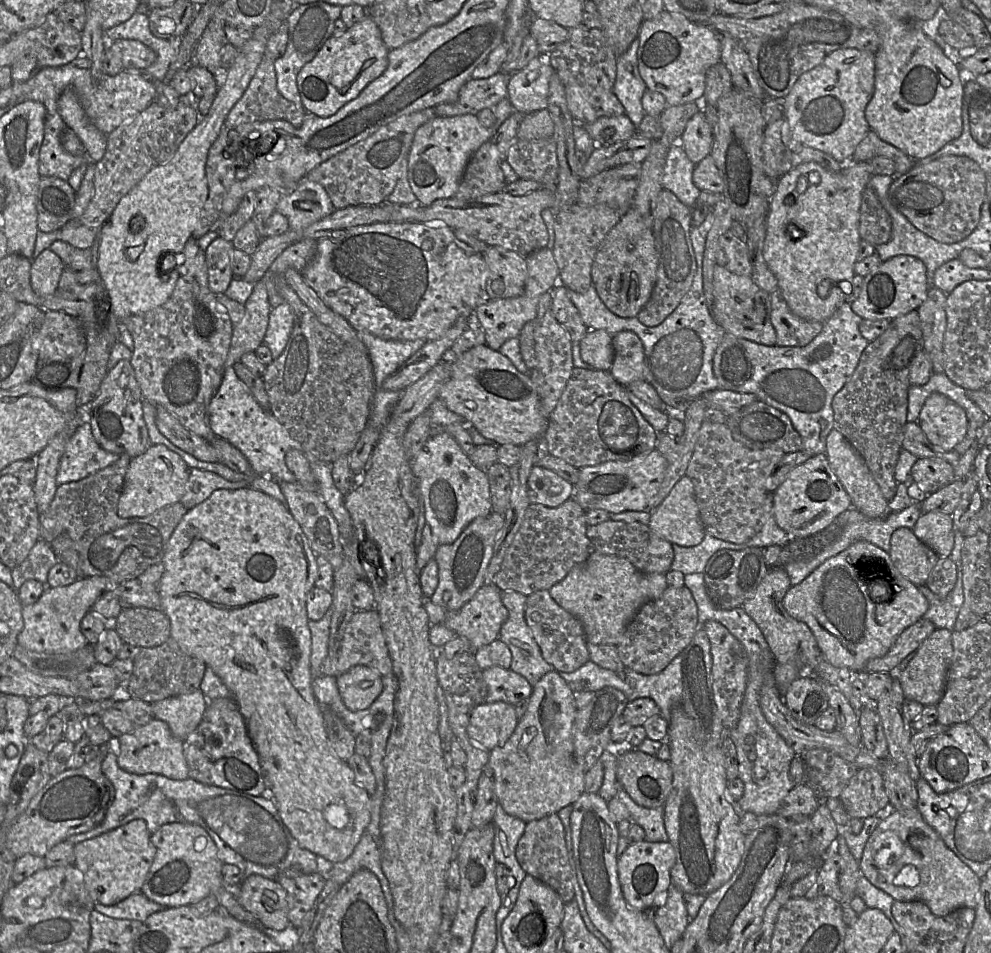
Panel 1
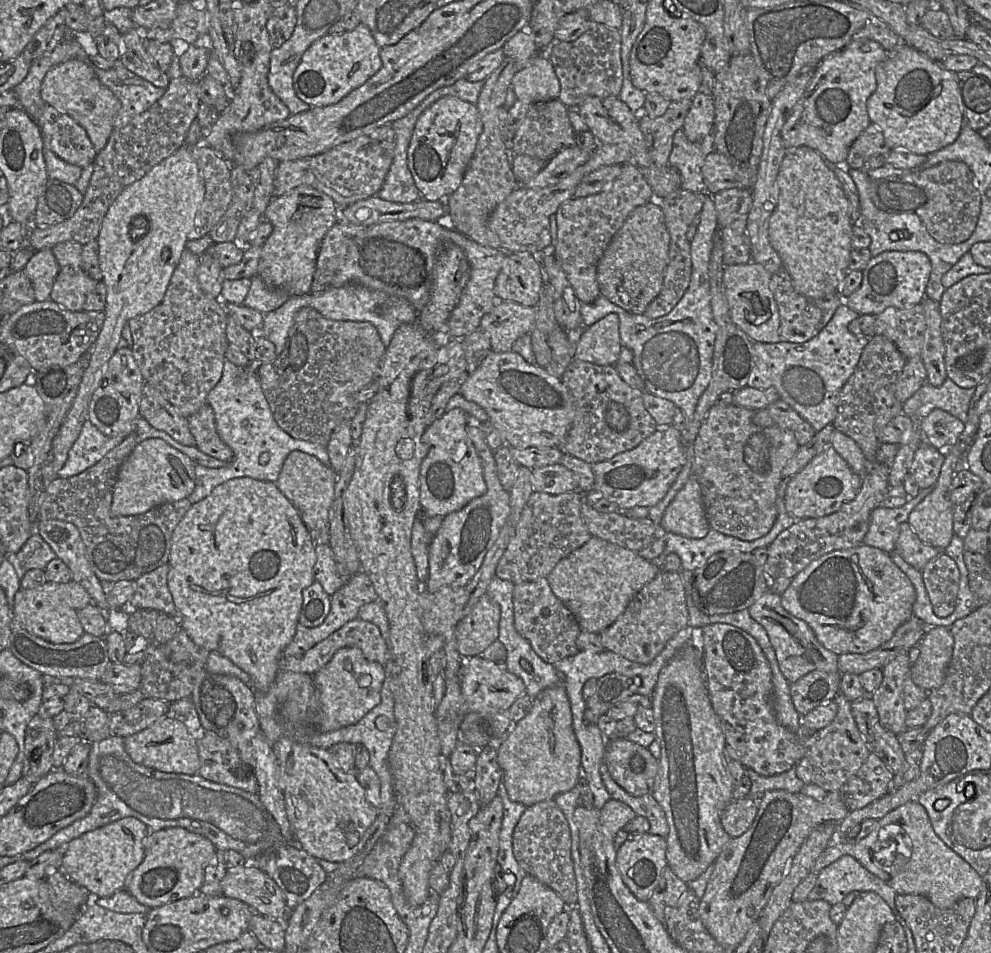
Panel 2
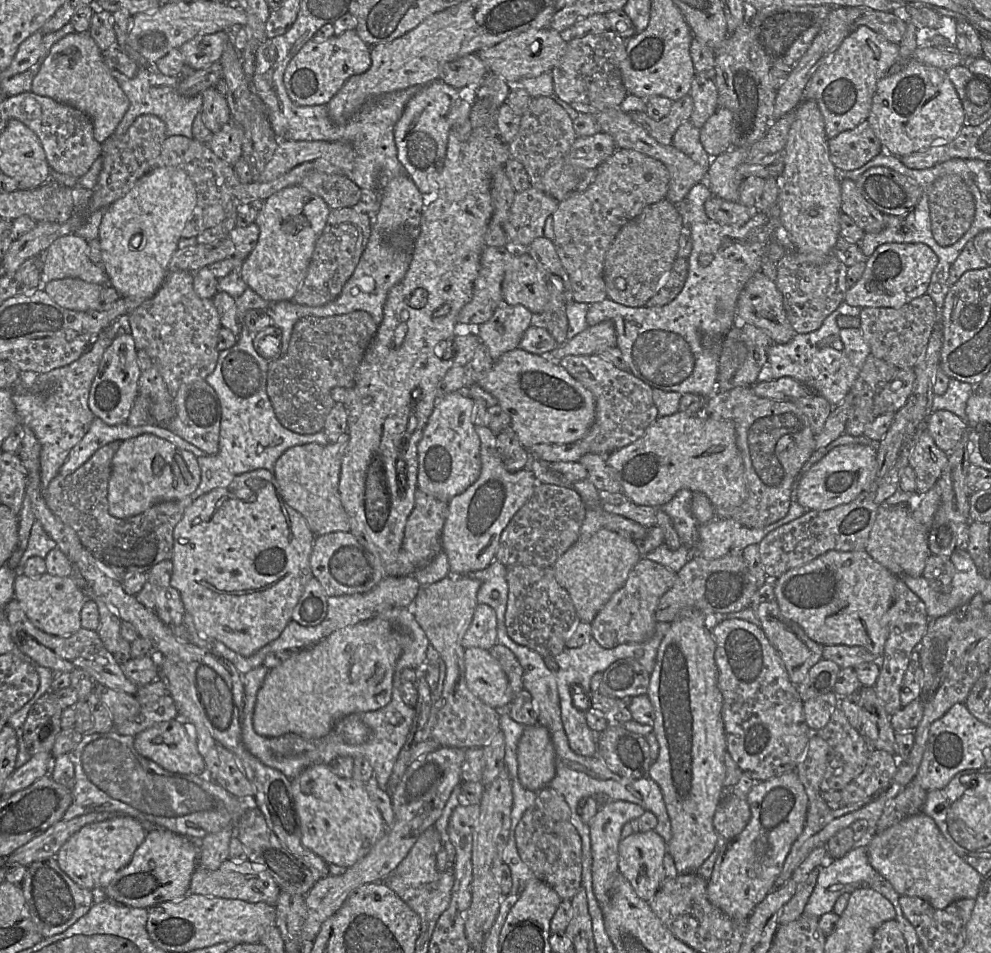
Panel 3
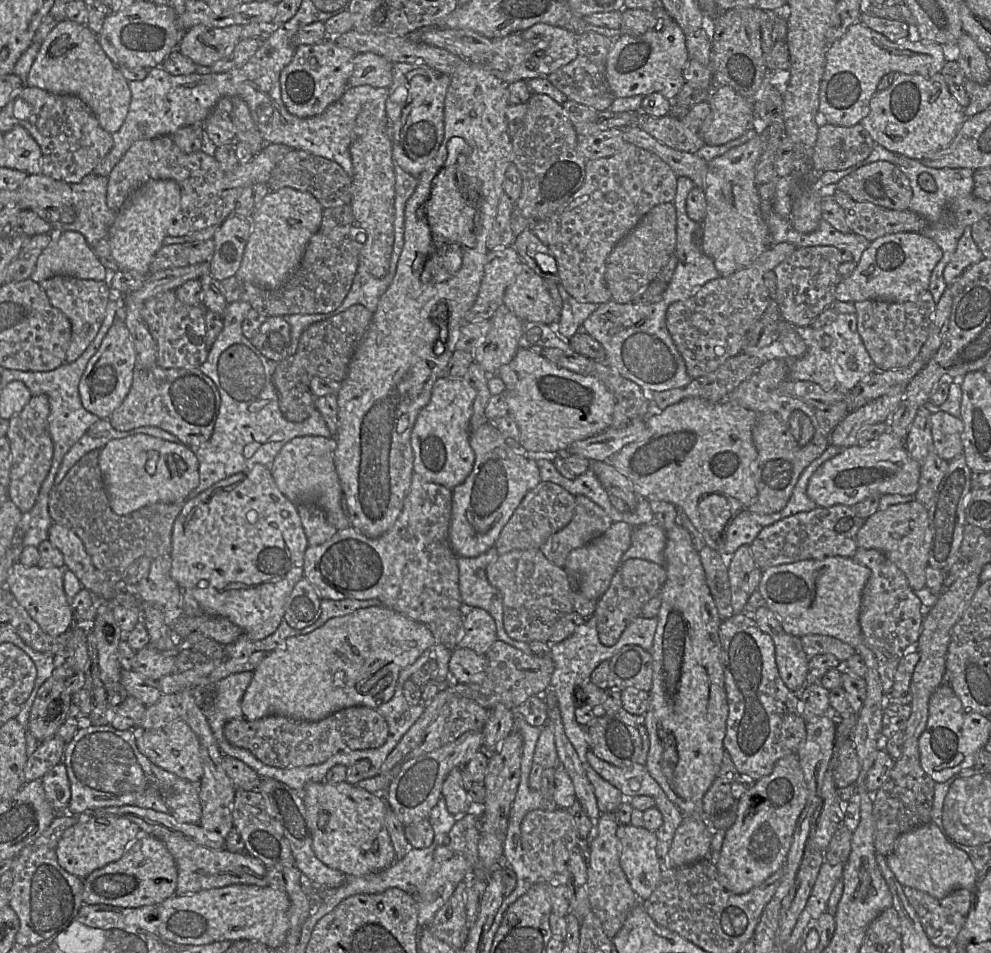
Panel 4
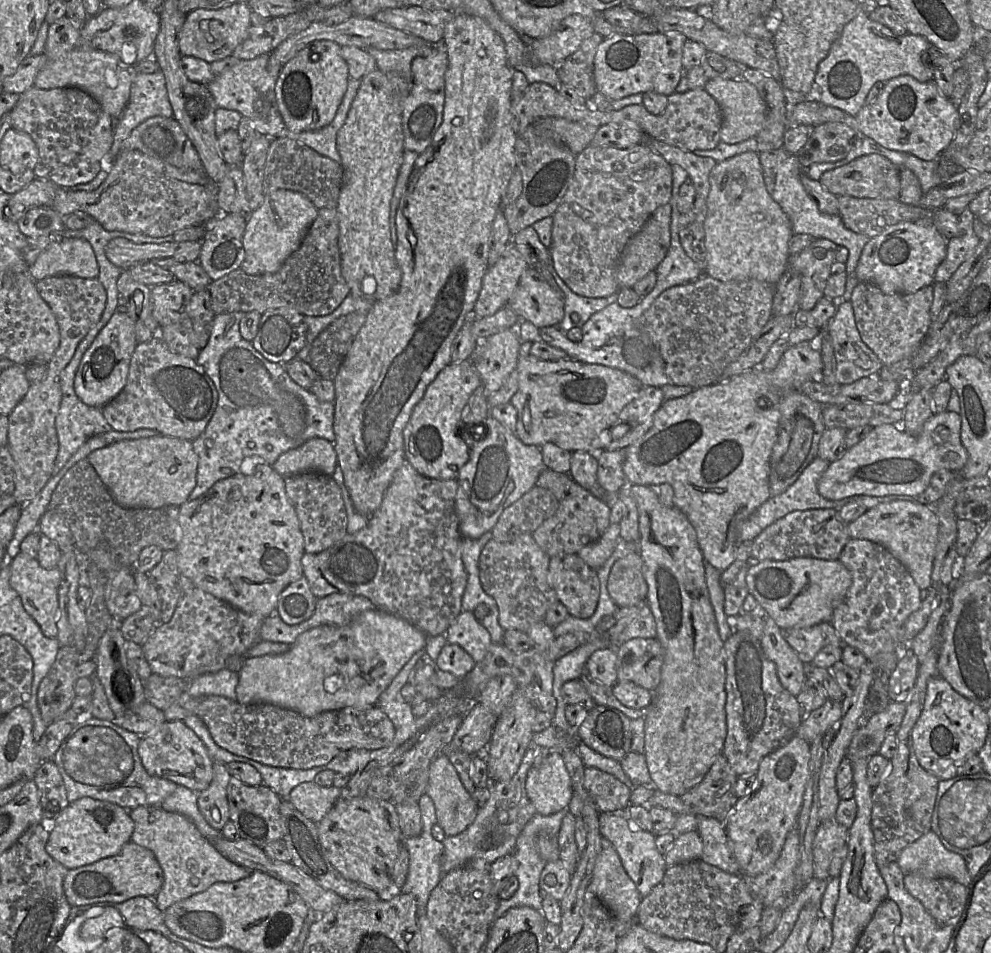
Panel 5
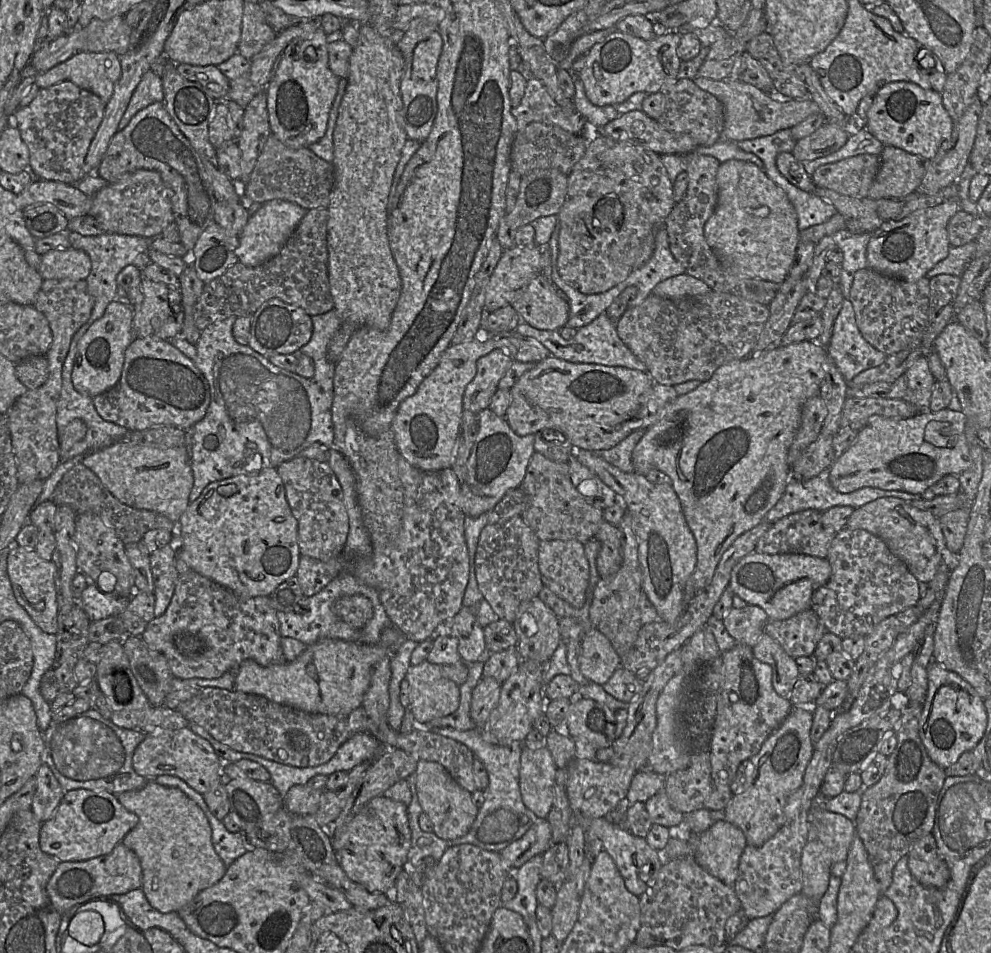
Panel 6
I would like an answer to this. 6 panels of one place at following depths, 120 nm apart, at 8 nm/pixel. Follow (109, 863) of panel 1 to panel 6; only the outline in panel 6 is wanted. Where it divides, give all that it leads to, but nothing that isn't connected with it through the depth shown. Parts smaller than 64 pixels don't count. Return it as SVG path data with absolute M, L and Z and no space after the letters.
M74 789L65 793L52 816L42 823L40 831L41 850L62 861L84 861L110 853L125 835L139 822L139 817L127 810L118 796L107 790Z

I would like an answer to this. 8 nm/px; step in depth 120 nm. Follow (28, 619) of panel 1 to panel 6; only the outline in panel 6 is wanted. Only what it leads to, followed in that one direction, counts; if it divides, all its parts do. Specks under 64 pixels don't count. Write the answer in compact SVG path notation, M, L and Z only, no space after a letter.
M13 548L8 556L7 572L18 603L25 608L35 624L48 634L58 631L58 603L55 585L56 565L43 560L35 549Z

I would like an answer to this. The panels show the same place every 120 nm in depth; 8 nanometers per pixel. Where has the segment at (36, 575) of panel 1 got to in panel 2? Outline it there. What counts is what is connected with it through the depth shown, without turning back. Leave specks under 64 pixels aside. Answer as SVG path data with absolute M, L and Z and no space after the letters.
M35 528L23 547L8 556L8 559L13 564L17 576L22 579L31 569L45 570L48 563L56 557L56 553Z

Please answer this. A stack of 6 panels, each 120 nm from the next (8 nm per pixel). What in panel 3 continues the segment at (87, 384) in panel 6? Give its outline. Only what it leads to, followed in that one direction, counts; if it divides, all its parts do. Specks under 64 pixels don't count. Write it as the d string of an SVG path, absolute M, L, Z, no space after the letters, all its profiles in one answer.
M131 334L117 335L105 350L89 393L89 408L108 425L126 424L135 398L139 394L140 368L137 349Z

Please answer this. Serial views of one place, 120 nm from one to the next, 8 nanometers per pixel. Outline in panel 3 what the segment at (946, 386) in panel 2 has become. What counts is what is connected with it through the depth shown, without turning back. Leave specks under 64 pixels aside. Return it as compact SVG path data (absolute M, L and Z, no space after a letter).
M950 378L946 392L943 395L934 395L932 411L947 410L967 423L966 404L974 393L973 385Z

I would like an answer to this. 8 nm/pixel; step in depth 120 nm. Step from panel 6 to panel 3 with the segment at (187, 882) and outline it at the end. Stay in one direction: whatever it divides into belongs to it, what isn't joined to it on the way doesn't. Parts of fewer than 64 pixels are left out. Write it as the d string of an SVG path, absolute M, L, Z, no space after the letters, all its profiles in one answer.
M232 859L224 861L217 870L208 870L198 865L189 886L188 894L201 894L228 899L240 899L250 903L265 902L276 905L281 889L272 876L261 865L250 860L236 862Z

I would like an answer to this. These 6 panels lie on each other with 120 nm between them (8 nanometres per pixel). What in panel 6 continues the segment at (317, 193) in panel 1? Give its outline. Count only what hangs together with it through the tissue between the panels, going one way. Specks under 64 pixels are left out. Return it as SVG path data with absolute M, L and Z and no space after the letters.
M277 199L262 203L262 206L250 216L240 234L240 243L236 249L238 260L246 266L255 267L276 256L306 212L307 210L298 204L286 200Z

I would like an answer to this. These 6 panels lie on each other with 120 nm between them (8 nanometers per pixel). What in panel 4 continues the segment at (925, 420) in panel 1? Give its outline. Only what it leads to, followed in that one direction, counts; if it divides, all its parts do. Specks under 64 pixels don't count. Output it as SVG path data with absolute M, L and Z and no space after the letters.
M933 409L931 415L931 432L936 453L940 458L951 461L963 453L961 435L964 430L964 423L960 418Z

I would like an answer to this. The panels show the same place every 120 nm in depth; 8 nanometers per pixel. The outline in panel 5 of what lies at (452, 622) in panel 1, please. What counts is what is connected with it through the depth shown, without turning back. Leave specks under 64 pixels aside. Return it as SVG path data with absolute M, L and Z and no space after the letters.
M462 611L446 629L447 641L462 647L476 663L487 654L491 644L489 631L476 619L473 612Z

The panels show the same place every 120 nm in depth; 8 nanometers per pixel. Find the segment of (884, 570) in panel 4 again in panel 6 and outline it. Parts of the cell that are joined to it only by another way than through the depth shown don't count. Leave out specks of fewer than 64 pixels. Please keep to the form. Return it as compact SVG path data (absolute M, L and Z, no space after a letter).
M845 527L836 534L827 560L831 565L831 576L826 584L813 592L811 609L817 613L826 629L841 639L857 635L866 637L887 617L917 606L920 599L919 581L879 537L865 530Z

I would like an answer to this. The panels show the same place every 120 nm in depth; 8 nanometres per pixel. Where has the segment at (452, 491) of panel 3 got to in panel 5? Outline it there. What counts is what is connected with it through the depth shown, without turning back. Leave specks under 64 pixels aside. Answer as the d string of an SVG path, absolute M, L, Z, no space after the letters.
M471 359L460 363L451 362L427 387L423 398L416 404L404 429L406 460L422 475L434 479L457 479L459 470L470 457L470 448L459 435L462 412L472 393L481 385L480 375Z

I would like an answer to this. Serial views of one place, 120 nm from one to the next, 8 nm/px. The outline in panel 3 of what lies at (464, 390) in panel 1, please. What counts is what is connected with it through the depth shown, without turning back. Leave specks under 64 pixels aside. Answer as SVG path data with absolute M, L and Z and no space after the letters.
M520 348L504 353L478 385L492 394L510 416L510 426L527 450L533 445L569 444L580 441L595 421L593 394L558 362Z

